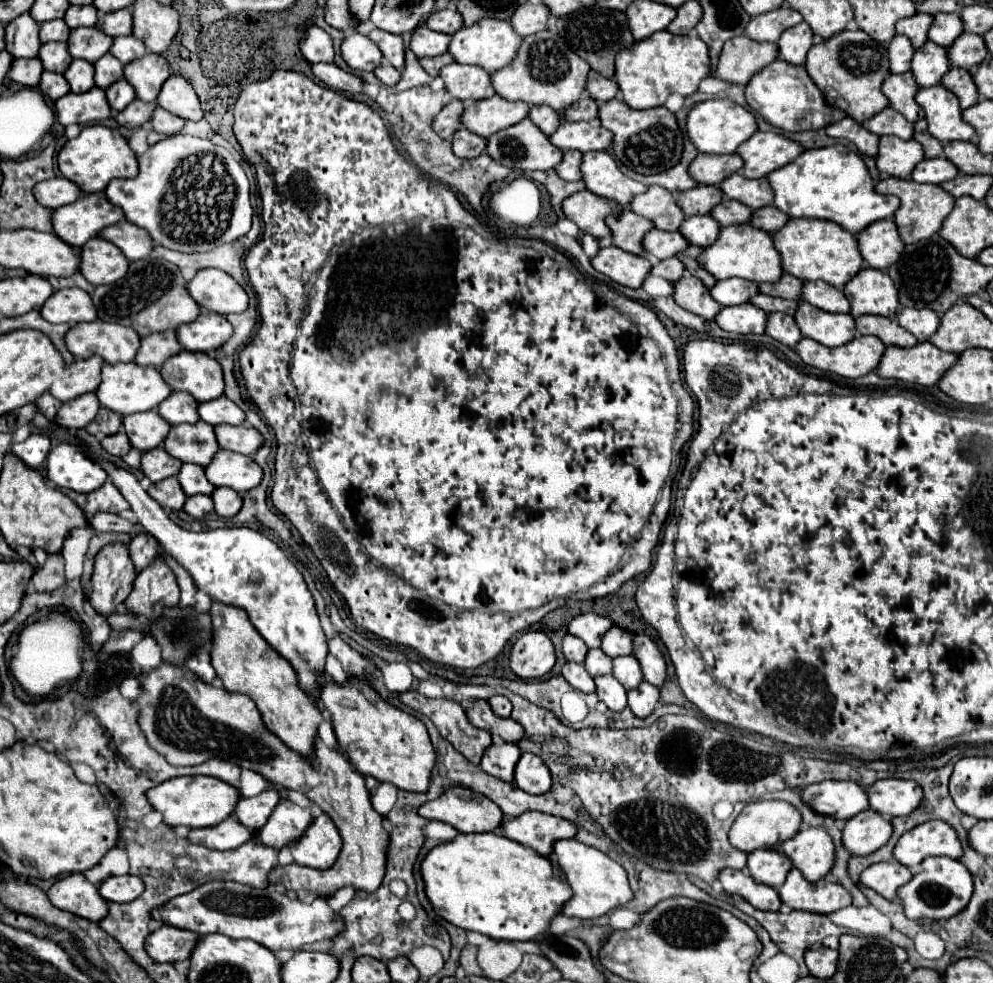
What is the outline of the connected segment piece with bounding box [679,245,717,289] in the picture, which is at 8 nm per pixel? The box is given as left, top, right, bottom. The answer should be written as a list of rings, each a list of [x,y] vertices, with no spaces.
[[[691,245],[689,249],[685,249],[681,255],[679,255],[679,259],[687,265],[687,271],[691,273],[691,275],[695,275],[695,277],[701,277],[701,281],[703,283],[707,283],[707,287],[711,289],[715,283],[717,283],[717,279],[699,263],[699,255],[703,253],[703,249],[701,247],[697,247],[697,245]]]

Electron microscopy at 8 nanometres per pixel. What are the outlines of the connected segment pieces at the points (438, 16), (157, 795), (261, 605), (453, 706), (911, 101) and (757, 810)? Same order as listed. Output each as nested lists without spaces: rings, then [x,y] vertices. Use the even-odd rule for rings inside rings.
[[[445,9],[445,11],[435,11],[427,23],[425,23],[429,29],[433,31],[439,31],[439,33],[447,33],[447,35],[453,35],[455,31],[459,31],[463,27],[463,17],[459,11],[451,11],[451,9]]]
[[[173,777],[169,781],[159,783],[157,787],[147,791],[147,801],[153,809],[157,809],[163,815],[163,823],[169,827],[187,825],[191,829],[195,827],[211,827],[221,823],[221,819],[229,817],[235,803],[239,799],[239,791],[215,777]]]
[[[97,457],[95,463],[105,469],[113,485],[131,505],[139,525],[157,537],[161,547],[181,567],[185,567],[185,571],[189,571],[195,587],[205,591],[213,601],[241,607],[249,615],[249,621],[259,631],[259,635],[297,669],[299,685],[311,697],[317,697],[315,689],[319,685],[315,681],[315,671],[323,671],[325,667],[325,633],[319,625],[315,603],[303,581],[303,575],[285,557],[285,553],[271,539],[249,527],[225,527],[201,533],[183,529],[163,513],[161,505],[149,497],[131,471]],[[267,595],[271,595],[271,599],[265,599]]]
[[[417,691],[399,693],[399,699],[401,699],[407,707],[411,707],[413,711],[417,711],[417,713],[429,717],[429,719],[435,723],[437,731],[439,731],[459,753],[463,753],[467,761],[471,761],[473,765],[479,765],[479,763],[481,763],[483,753],[485,753],[487,747],[491,745],[491,735],[489,735],[487,731],[483,731],[483,729],[473,727],[473,725],[467,721],[467,717],[465,717],[465,709],[463,709],[457,701],[451,701],[451,699],[429,699],[429,697],[425,697],[425,695],[417,693]]]
[[[911,71],[899,73],[899,75],[895,75],[895,73],[889,75],[889,79],[885,79],[885,83],[883,83],[883,91],[885,91],[891,107],[897,109],[899,113],[903,113],[905,119],[915,123],[917,119],[925,117],[923,109],[915,101],[919,85],[915,83],[915,77]]]
[[[755,801],[745,805],[745,809],[737,815],[731,831],[729,843],[743,851],[751,853],[755,849],[777,849],[785,839],[791,839],[801,827],[801,815],[795,807],[785,801]]]

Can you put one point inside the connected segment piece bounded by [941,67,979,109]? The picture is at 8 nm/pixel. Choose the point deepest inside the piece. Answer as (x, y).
(959, 80)

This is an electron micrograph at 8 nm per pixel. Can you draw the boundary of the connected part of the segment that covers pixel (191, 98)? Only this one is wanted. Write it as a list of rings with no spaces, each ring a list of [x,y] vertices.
[[[171,75],[165,81],[165,87],[161,87],[157,103],[163,109],[167,109],[173,115],[179,115],[183,119],[199,121],[203,117],[197,93],[193,91],[191,83],[185,81],[185,79],[181,79],[181,77],[175,77],[175,75]]]

